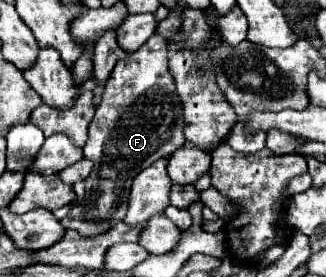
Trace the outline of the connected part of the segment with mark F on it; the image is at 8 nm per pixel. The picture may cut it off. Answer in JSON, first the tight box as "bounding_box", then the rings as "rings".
{"bounding_box":[60,35,184,237],"rings":[[[152,35],[136,53],[120,59],[116,67],[110,73],[110,79],[104,89],[104,97],[100,107],[96,109],[96,115],[88,129],[88,141],[84,145],[84,157],[94,161],[94,169],[86,183],[86,197],[80,205],[72,207],[72,211],[60,221],[66,229],[76,229],[82,237],[94,237],[100,233],[106,233],[112,225],[124,219],[124,213],[128,209],[128,195],[132,179],[146,167],[150,167],[154,161],[162,157],[170,157],[176,149],[184,145],[184,109],[180,105],[174,77],[168,69],[168,51],[166,51],[166,39],[160,35]]]}

